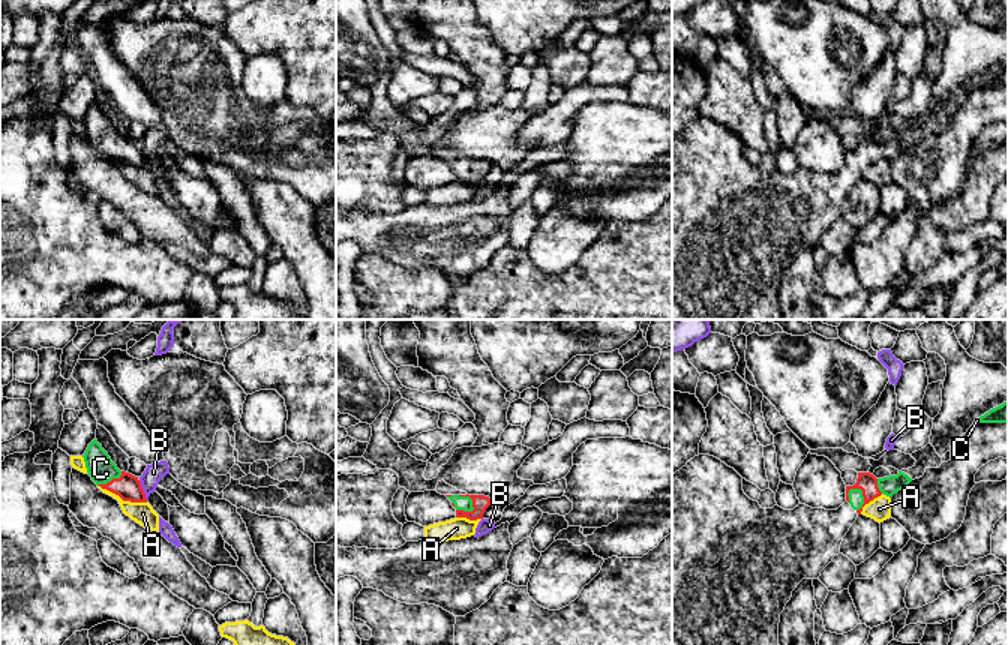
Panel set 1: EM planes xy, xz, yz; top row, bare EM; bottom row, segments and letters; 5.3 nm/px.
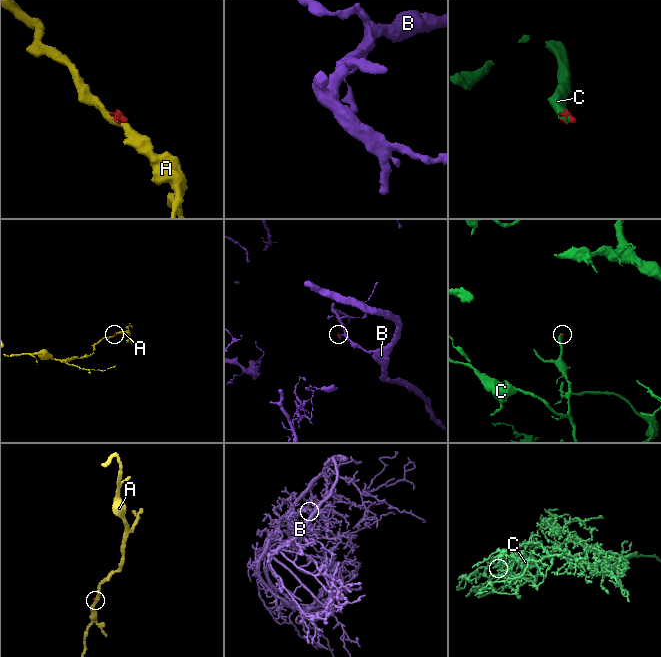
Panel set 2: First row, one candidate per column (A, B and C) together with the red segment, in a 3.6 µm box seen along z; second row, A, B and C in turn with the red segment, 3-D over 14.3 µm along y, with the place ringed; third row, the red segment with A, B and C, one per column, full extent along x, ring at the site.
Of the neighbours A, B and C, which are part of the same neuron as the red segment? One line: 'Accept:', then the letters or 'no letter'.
Accept: C

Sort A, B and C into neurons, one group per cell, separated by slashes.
A / B / C

